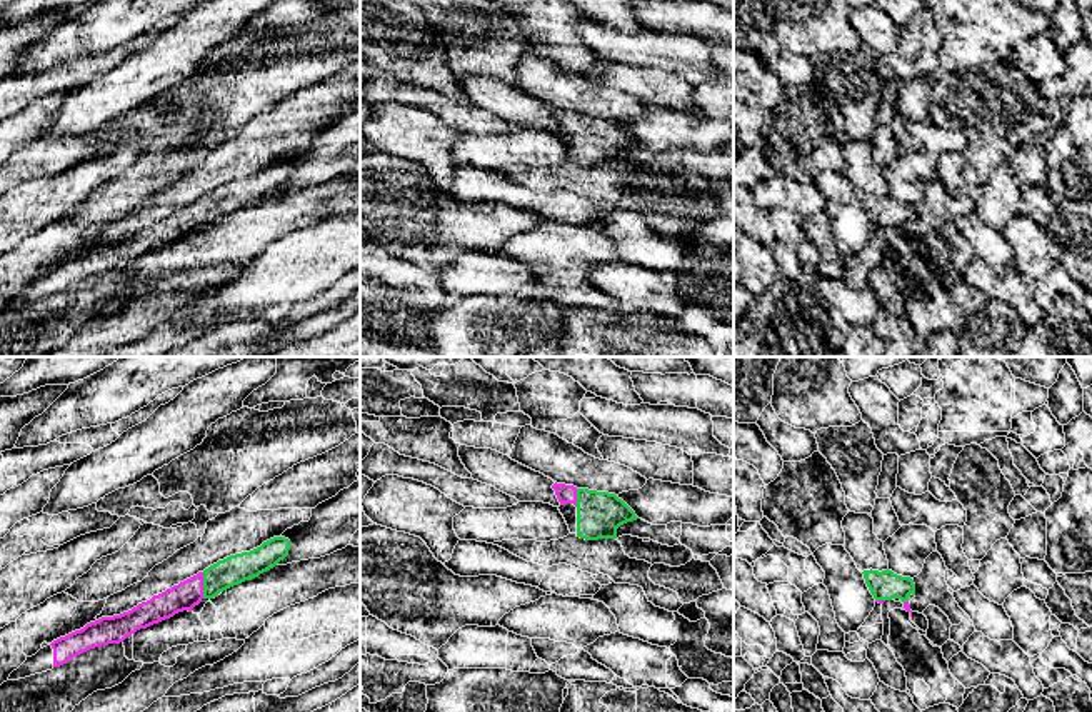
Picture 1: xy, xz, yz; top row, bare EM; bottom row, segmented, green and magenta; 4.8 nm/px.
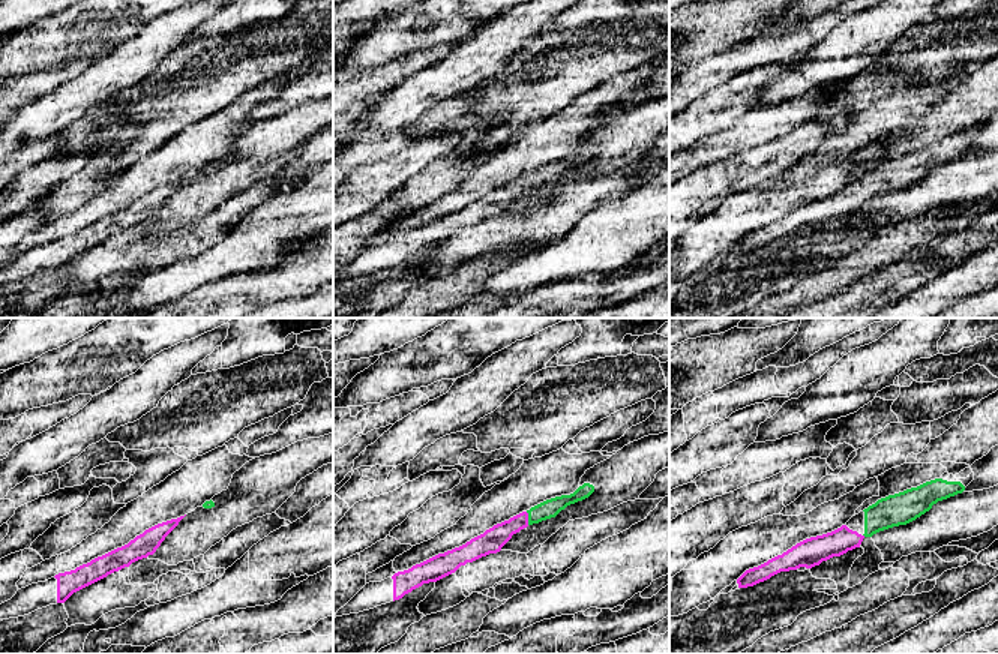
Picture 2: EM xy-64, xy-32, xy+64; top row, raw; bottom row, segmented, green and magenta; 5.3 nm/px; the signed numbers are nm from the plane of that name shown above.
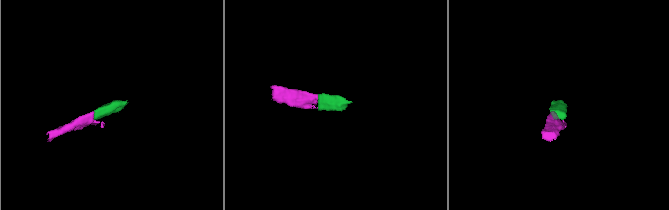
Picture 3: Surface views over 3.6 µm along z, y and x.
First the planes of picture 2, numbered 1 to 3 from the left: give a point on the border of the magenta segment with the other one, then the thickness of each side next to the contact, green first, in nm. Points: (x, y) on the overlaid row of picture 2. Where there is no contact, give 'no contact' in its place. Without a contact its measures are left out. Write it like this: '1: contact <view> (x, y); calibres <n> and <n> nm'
1: no contact
2: contact xy-32 (529, 518); calibres 100 and 130 nm
3: no contact

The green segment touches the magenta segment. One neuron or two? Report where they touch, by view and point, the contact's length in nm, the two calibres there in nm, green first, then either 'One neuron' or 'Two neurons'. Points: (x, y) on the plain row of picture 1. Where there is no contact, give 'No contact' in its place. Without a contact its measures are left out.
Touches green at xy (204, 212). Shared border 130 nm. Thickness 140 nm (green) against 140 nm. One neuron

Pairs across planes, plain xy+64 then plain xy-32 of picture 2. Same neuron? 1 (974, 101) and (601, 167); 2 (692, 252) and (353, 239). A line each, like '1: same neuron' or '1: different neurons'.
1: different neurons
2: same neuron

